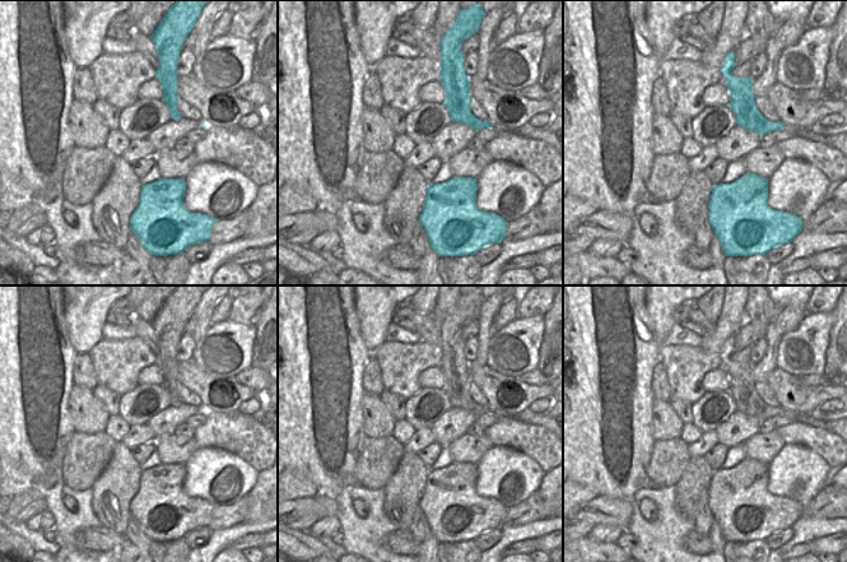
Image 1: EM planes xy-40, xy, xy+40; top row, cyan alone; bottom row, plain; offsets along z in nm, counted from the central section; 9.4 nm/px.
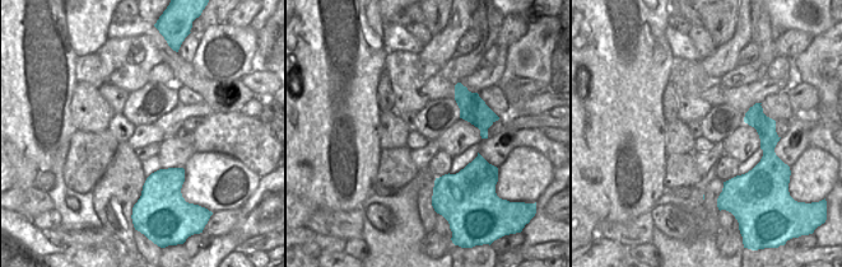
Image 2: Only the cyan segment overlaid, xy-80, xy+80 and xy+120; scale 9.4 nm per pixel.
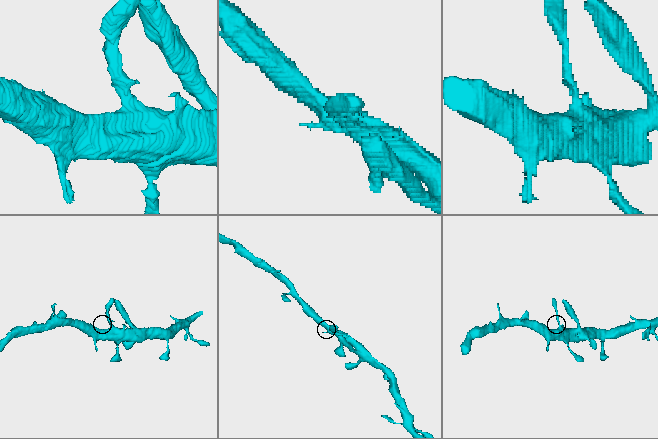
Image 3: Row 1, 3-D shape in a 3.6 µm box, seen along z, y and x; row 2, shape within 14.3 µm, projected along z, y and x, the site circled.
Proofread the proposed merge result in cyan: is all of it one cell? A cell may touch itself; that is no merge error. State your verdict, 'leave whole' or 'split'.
leave whole

